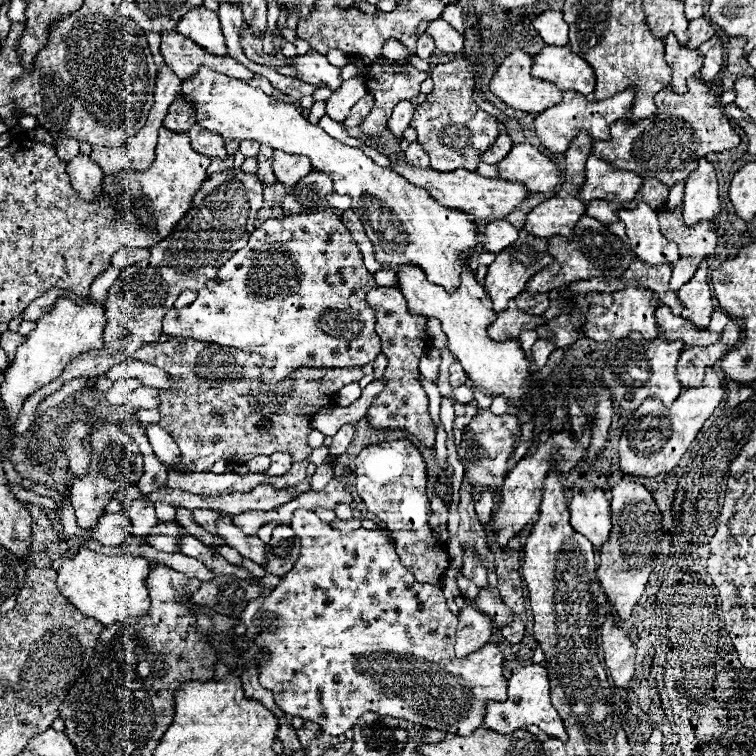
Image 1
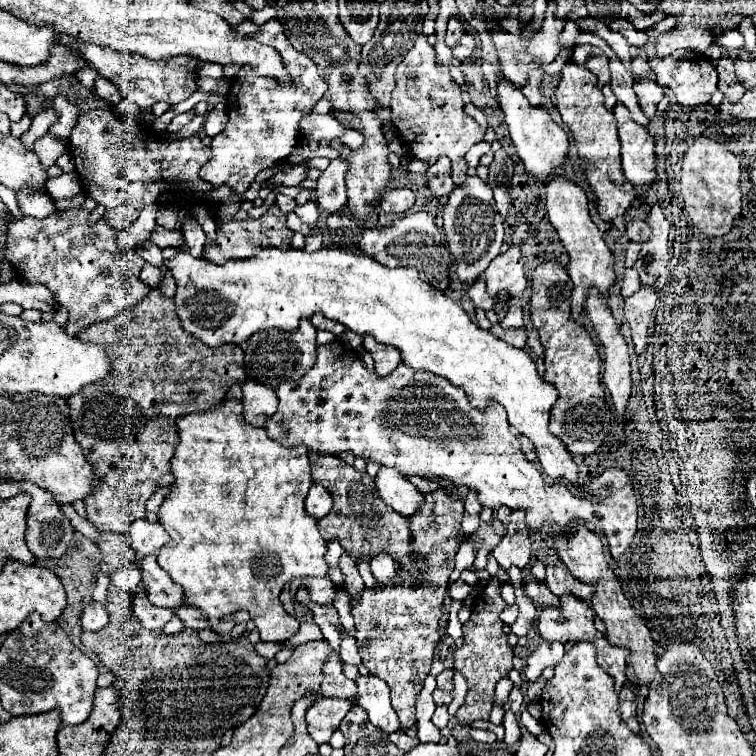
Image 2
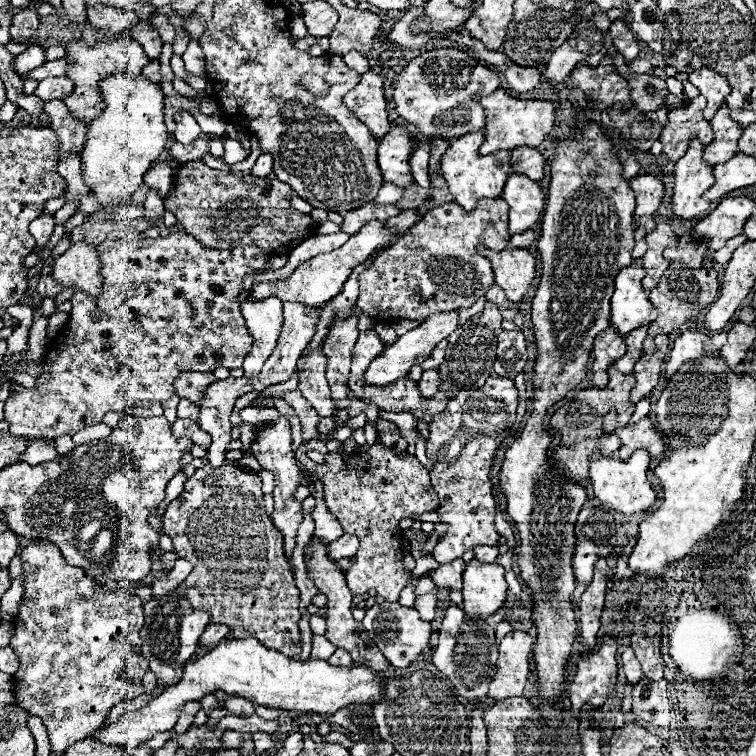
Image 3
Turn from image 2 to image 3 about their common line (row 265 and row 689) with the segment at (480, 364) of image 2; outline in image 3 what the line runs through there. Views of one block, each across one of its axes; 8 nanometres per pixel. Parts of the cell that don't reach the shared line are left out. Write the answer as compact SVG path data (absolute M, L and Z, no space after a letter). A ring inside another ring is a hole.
M224 638L216 648L212 648L212 652L204 654L202 658L190 660L184 666L184 676L178 684L168 686L148 706L124 714L114 724L104 724L92 736L102 744L116 744L132 750L144 740L152 738L154 734L172 730L184 702L202 700L206 694L212 694L214 690L220 688L226 690L228 694L242 696L266 708L334 714L336 710L352 702L372 704L380 700L384 682L386 678L380 678L376 672L364 666L330 666L326 660L314 660L314 658L300 662L298 658L288 658L276 650L268 650L256 638L244 638L244 640Z

